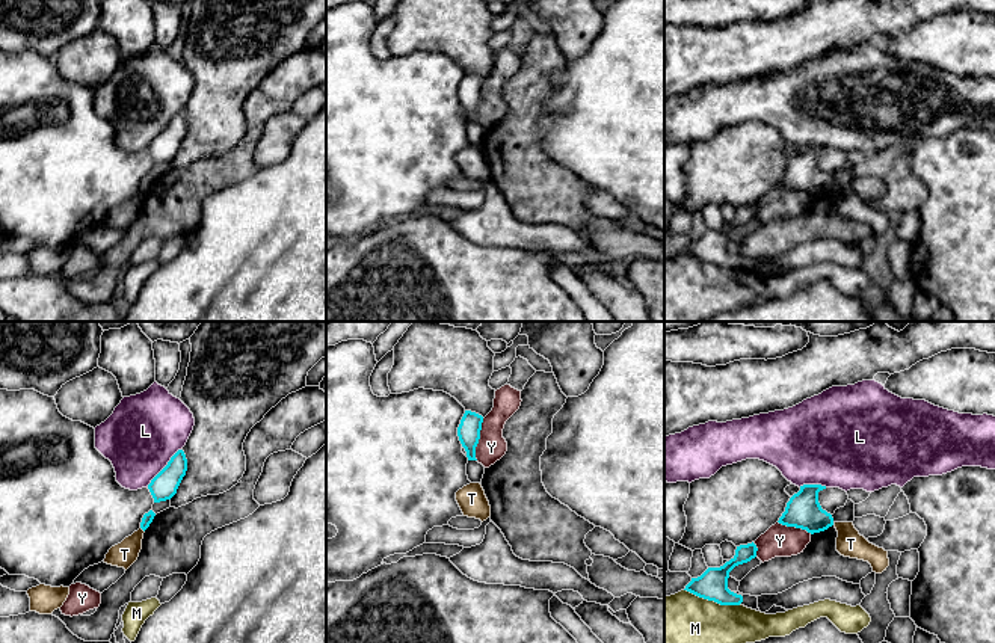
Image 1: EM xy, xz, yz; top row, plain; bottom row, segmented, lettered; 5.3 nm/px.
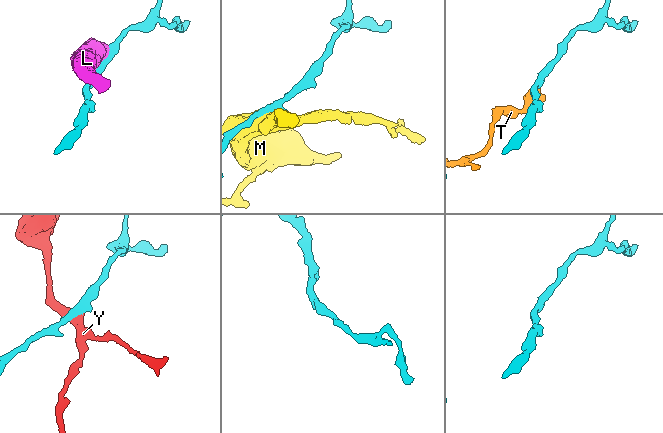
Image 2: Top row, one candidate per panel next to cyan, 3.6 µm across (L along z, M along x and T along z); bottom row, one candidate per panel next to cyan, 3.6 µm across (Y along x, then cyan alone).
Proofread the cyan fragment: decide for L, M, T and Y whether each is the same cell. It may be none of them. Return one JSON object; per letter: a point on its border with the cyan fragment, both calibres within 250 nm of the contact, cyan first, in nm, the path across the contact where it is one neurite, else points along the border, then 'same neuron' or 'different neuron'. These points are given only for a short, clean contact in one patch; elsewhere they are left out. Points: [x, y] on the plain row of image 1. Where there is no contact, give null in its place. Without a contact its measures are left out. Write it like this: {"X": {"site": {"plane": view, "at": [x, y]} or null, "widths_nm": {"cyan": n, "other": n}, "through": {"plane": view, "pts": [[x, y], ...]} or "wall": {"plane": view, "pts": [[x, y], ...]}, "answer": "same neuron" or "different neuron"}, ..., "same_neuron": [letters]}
{"L": {"site": {"plane": "xy", "at": [163, 130]}, "widths_nm": {"cyan": 150, "other": 400}, "answer": "different neuron"}, "M": {"site": {"plane": "yz", "at": [713, 261]}, "widths_nm": {"cyan": 160, "other": 400}, "answer": "different neuron"}, "T": {"site": {"plane": "xy", "at": [142, 190]}, "widths_nm": {"cyan": 60, "other": 140}, "wall": {"plane": "xy", "pts": [[141, 189], [144, 193]]}, "answer": "different neuron"}, "Y": {"site": {"plane": "xz", "at": [479, 100]}, "widths_nm": {"cyan": 120, "other": 150}, "wall": {"plane": "xz", "pts": [[483, 80], [476, 121]]}, "answer": "different neuron"}, "same_neuron": []}

